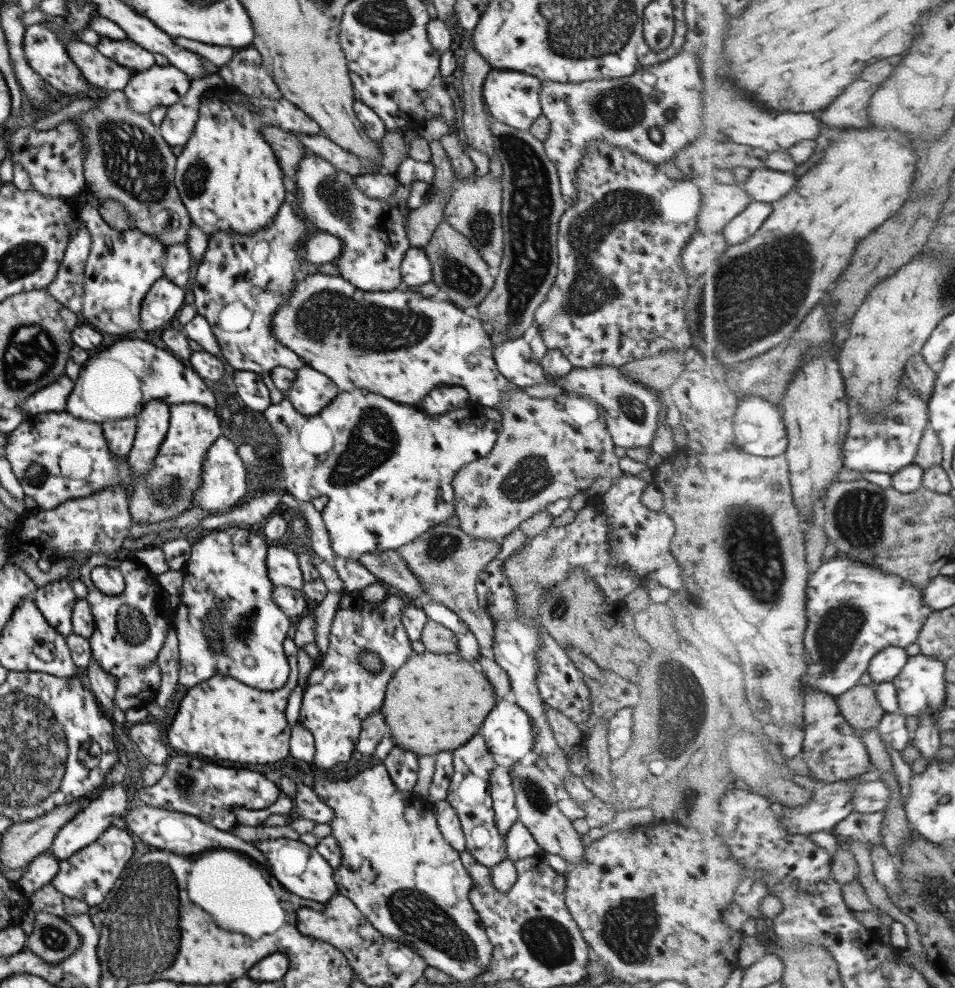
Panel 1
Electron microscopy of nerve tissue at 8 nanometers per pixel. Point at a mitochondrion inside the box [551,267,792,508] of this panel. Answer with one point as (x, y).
(632, 408)

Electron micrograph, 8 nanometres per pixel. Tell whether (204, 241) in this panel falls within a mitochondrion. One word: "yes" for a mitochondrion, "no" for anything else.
no

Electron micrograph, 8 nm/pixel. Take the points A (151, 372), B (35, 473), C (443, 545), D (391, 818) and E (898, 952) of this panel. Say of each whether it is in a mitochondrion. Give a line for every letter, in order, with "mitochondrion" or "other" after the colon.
A: mitochondrion
B: mitochondrion
C: mitochondrion
D: other
E: other

